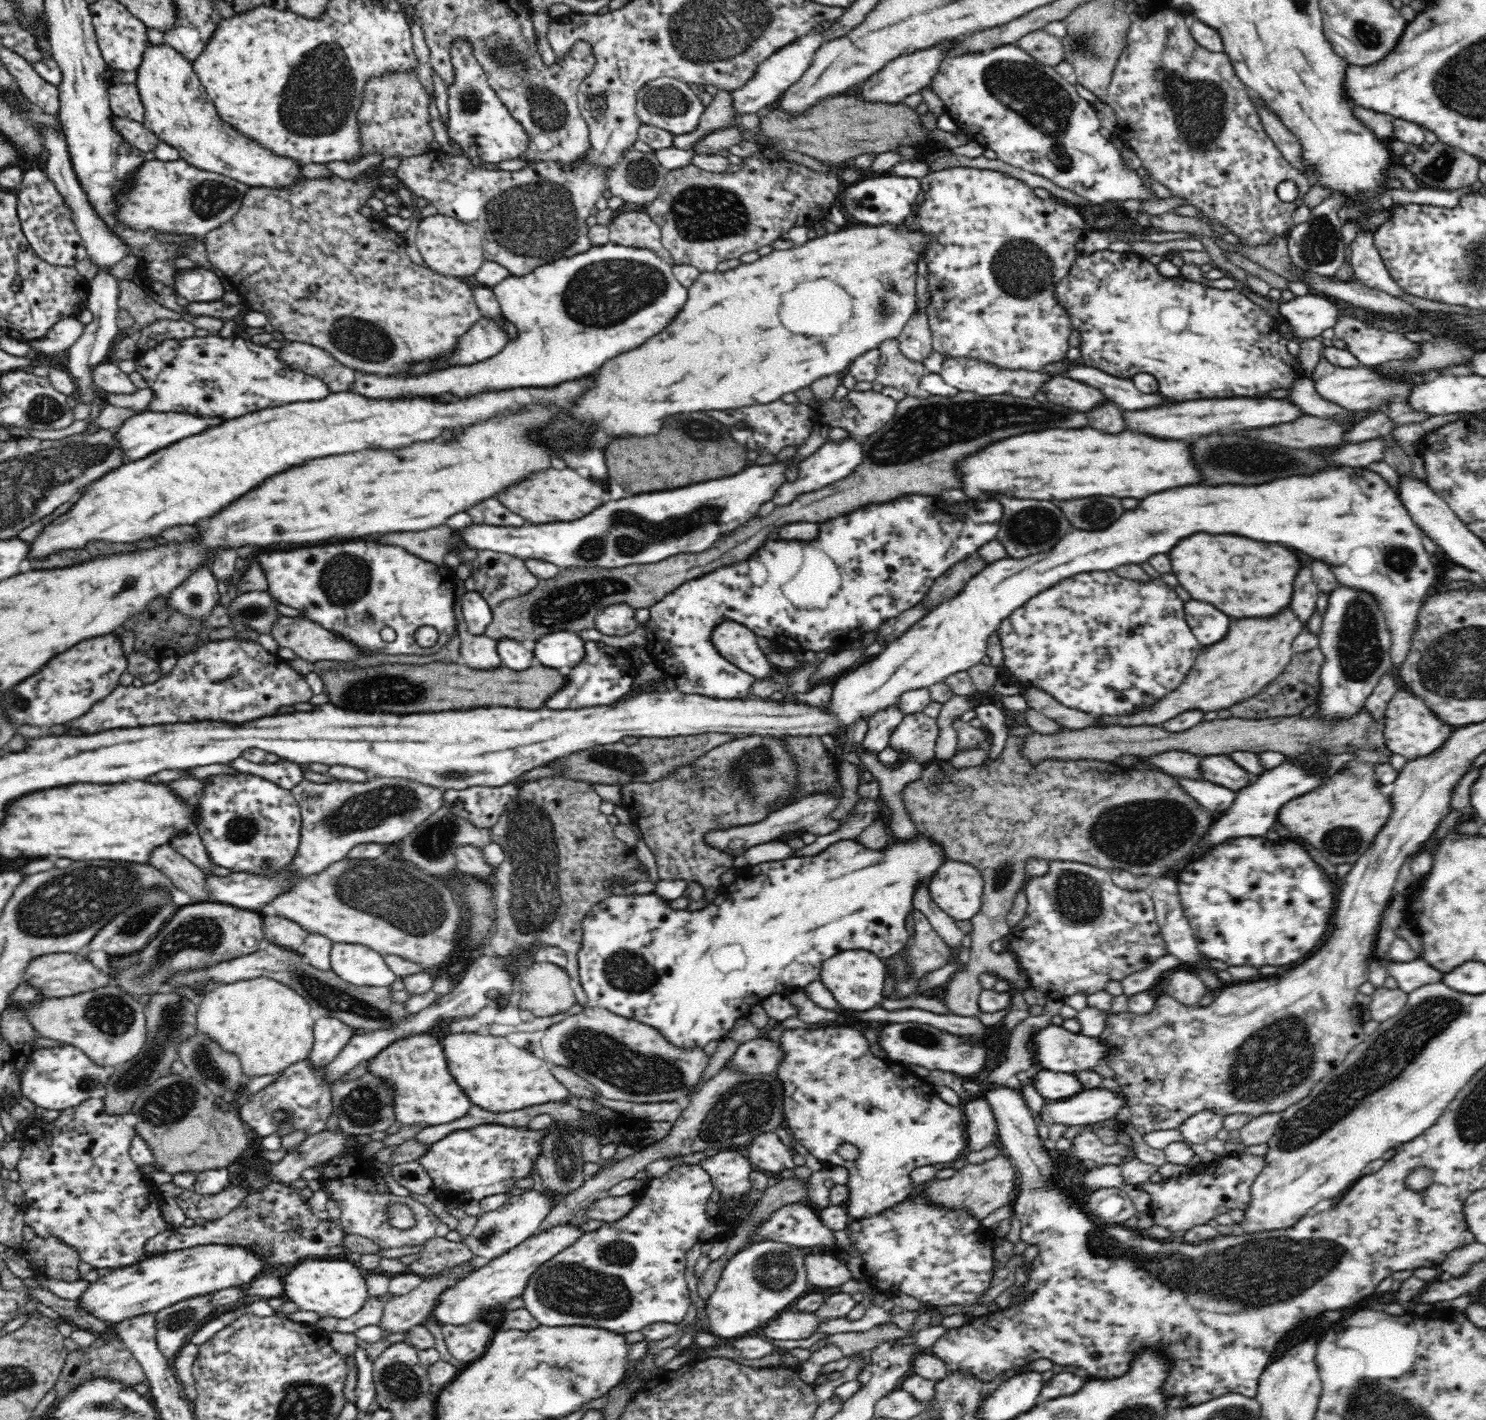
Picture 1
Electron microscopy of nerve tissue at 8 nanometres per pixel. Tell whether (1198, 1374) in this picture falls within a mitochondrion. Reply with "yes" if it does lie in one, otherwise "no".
no

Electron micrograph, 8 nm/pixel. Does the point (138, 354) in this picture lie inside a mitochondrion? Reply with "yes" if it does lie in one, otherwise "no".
no

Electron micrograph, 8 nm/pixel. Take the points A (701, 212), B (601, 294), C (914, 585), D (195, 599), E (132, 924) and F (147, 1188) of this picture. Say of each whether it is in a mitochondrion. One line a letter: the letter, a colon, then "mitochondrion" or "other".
A: mitochondrion
B: mitochondrion
C: other
D: mitochondrion
E: mitochondrion
F: other

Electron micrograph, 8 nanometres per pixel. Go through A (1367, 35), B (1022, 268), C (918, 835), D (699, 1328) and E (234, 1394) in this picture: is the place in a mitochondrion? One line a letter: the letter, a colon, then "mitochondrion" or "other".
A: mitochondrion
B: mitochondrion
C: other
D: other
E: other

